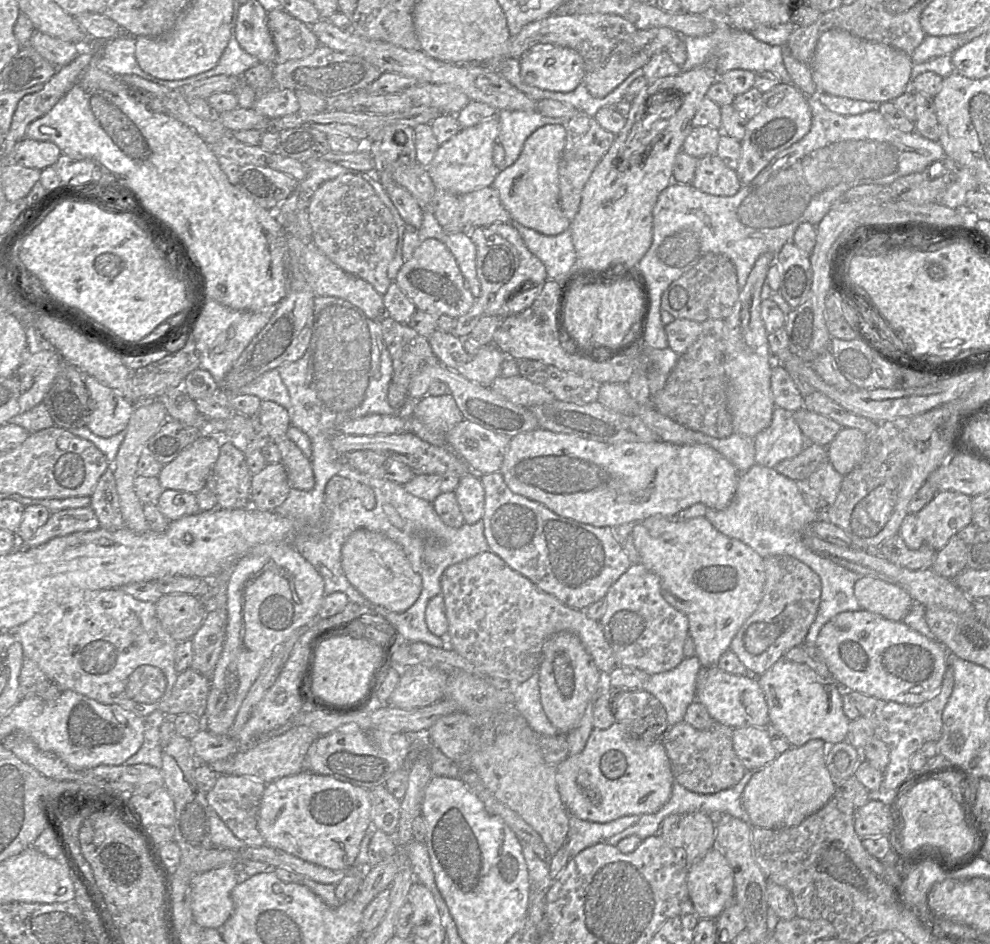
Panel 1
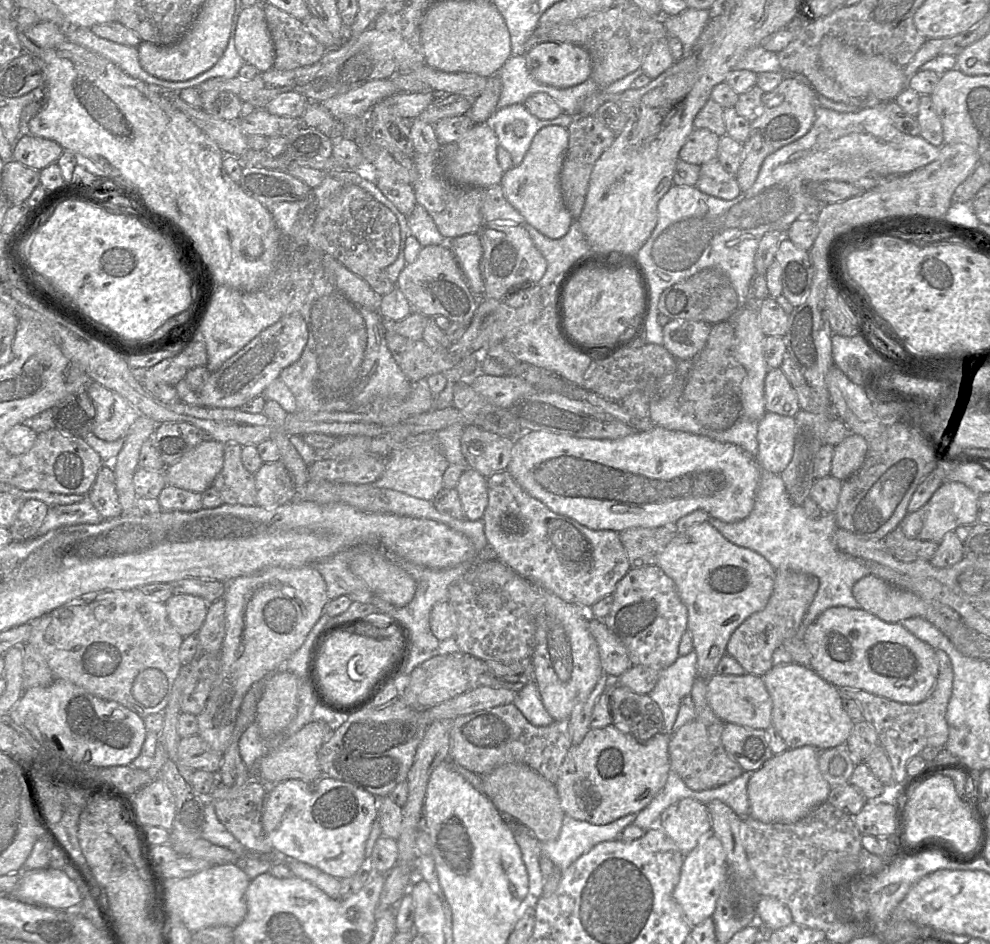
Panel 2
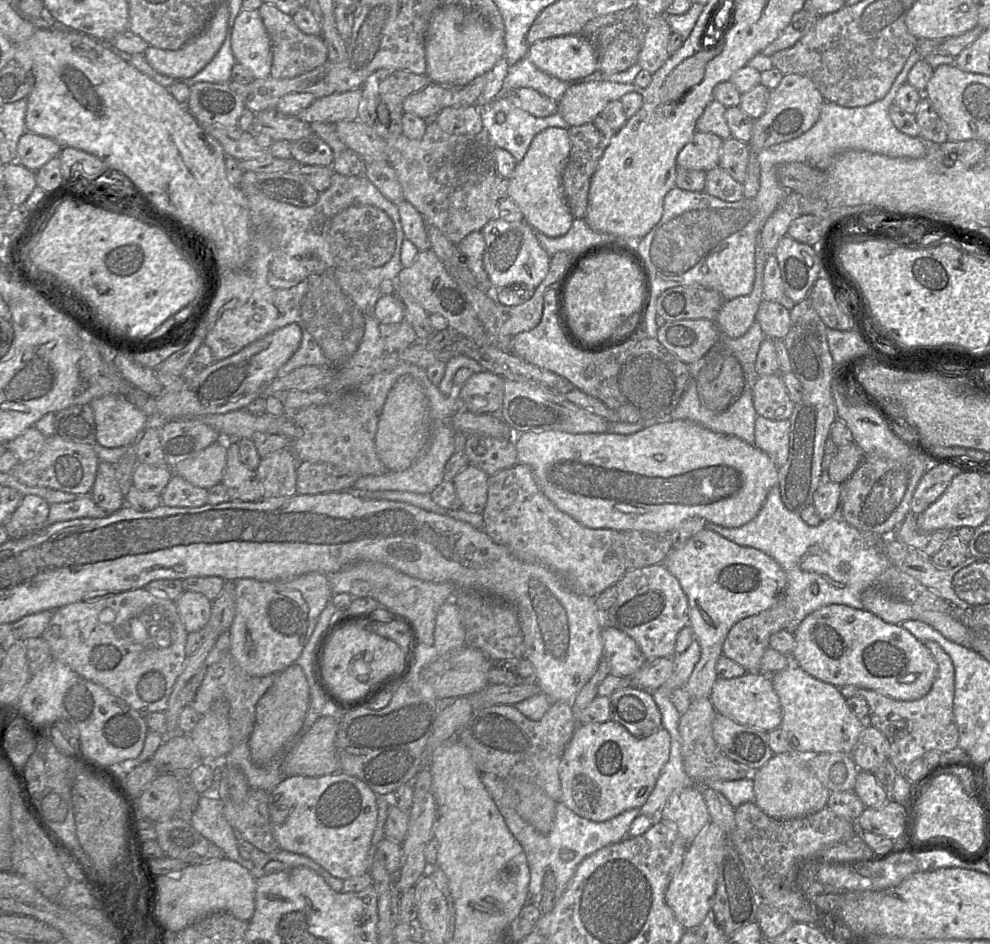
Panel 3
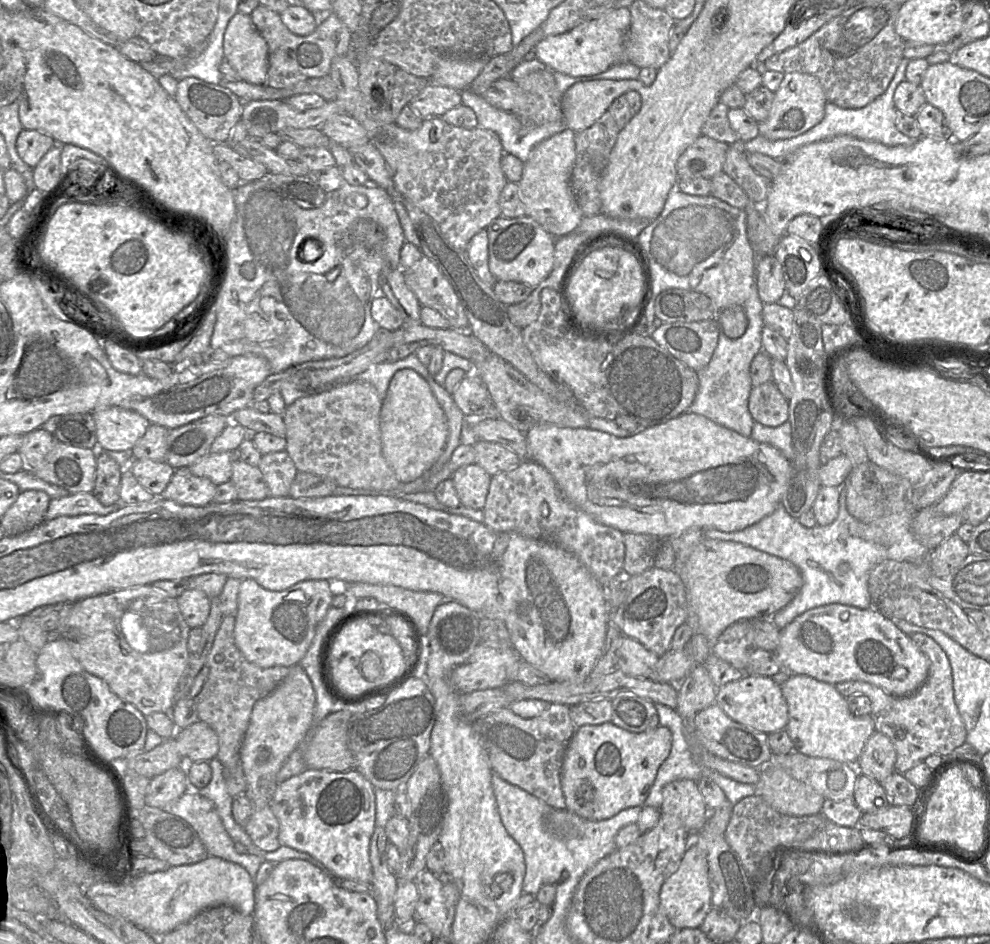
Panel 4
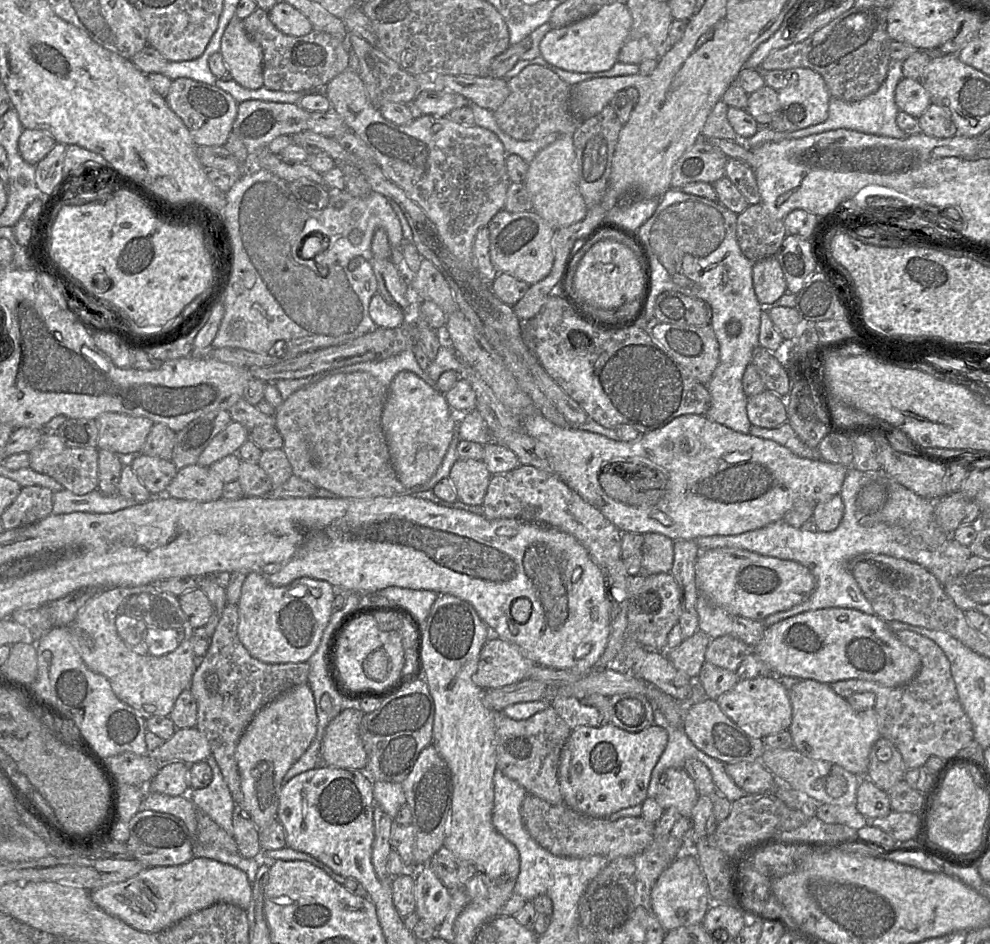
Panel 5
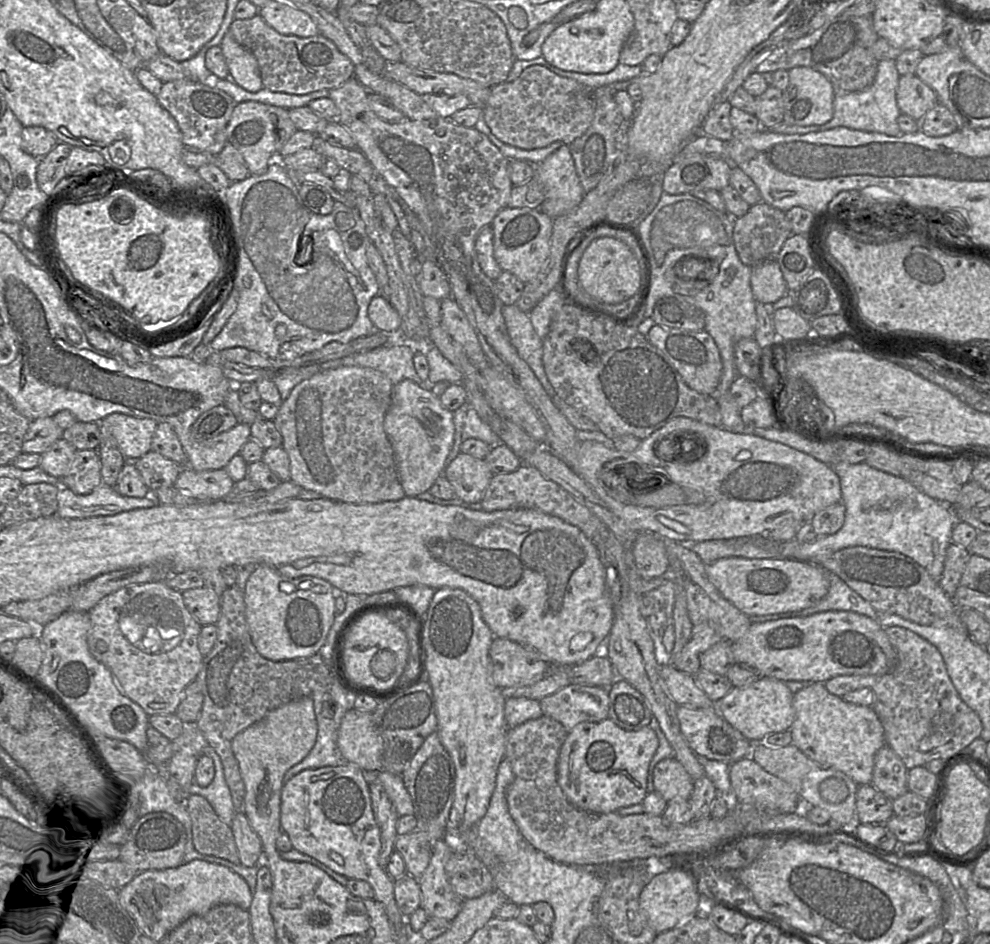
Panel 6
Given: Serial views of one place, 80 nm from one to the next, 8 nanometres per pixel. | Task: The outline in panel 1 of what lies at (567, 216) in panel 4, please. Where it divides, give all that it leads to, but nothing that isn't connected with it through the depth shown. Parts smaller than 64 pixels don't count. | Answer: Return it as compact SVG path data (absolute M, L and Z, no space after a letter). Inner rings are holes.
M542 126L527 138L517 161L499 171L492 187L498 191L513 223L519 223L547 236L558 235L570 227L572 221L564 215L559 203L559 163L565 144L565 126Z

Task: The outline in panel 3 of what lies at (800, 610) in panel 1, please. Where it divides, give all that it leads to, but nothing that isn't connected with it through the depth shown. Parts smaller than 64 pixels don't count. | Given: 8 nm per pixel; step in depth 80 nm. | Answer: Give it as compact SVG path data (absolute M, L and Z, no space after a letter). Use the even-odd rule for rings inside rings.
M782 594L775 604L757 615L746 617L738 621L729 631L722 647L722 655L733 660L747 673L761 673L761 660L765 650L769 647L770 637L785 630L794 618L794 602Z

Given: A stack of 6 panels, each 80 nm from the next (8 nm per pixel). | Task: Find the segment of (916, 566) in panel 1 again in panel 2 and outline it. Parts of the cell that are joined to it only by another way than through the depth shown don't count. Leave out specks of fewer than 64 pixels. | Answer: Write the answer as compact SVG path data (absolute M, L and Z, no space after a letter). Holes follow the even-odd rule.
M900 524L884 538L884 541L887 549L903 562L930 561L939 546L939 543L934 541L906 537Z

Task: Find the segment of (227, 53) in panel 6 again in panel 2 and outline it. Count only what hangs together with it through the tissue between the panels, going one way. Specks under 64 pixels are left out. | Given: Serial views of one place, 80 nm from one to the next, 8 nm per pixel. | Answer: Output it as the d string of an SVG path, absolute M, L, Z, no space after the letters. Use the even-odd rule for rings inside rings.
M259 2L242 8L236 23L234 42L246 64L266 72L273 67L275 49L262 4Z

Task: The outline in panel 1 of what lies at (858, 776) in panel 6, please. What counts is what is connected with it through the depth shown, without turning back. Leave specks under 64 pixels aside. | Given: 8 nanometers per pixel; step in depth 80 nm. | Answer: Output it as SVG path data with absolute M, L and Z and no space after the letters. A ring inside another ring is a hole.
M785 658L778 660L758 677L769 714L769 725L774 726L788 740L791 747L800 747L813 739L837 744L847 738L850 720L843 711L843 687L826 680L806 664Z

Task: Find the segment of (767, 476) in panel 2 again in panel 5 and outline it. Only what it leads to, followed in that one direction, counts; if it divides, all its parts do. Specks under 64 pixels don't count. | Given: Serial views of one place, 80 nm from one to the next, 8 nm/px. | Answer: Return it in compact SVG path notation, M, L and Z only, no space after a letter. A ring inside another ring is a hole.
M848 468L841 492L844 514L839 526L831 532L807 532L794 528L783 519L762 528L739 535L707 536L696 539L701 551L716 548L747 550L762 556L792 560L807 567L815 579L815 589L804 602L782 612L774 613L763 620L771 626L789 617L825 608L855 609L874 615L871 603L861 591L857 581L848 570L848 562L860 554L883 554L906 559L931 571L951 537L937 524L934 517L934 502L921 497L898 482L886 477L881 471L859 471ZM875 481L885 481L887 501L875 513L865 514L857 507L860 490Z

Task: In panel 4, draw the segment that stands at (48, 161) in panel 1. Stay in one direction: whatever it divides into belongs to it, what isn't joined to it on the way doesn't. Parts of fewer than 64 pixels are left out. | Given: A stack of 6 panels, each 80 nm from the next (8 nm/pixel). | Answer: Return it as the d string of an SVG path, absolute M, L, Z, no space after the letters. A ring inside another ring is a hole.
M23 129L17 138L16 149L24 162L35 168L55 144L55 140L42 131Z

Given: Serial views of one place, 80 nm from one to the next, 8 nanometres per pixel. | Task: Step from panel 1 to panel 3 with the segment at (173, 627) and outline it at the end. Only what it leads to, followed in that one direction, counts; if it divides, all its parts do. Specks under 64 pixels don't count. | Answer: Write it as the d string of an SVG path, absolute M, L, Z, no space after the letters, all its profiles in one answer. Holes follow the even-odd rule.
M183 591L175 601L177 614L188 633L202 631L211 616L212 601L201 593Z

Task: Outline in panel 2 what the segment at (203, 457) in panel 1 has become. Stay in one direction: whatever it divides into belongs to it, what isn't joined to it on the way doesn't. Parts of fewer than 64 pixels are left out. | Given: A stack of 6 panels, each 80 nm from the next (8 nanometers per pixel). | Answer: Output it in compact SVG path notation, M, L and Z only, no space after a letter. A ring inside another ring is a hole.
M206 438L178 461L166 466L167 485L202 493L212 486L223 467L225 445Z

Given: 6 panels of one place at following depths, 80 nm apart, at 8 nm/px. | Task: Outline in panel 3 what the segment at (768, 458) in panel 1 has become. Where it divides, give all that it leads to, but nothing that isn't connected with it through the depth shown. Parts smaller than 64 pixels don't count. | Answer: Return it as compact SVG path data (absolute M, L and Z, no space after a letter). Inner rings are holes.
M757 415L754 428L754 444L764 451L780 468L789 456L790 421L771 420Z

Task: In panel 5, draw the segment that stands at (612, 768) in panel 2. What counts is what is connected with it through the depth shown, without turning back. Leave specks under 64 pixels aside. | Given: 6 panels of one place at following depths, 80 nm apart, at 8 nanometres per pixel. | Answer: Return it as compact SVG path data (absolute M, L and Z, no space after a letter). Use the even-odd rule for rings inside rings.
M611 722L602 727L580 726L571 731L558 766L563 803L574 811L607 818L621 809L642 804L651 773L668 742L663 727L652 725L640 732L628 732Z

